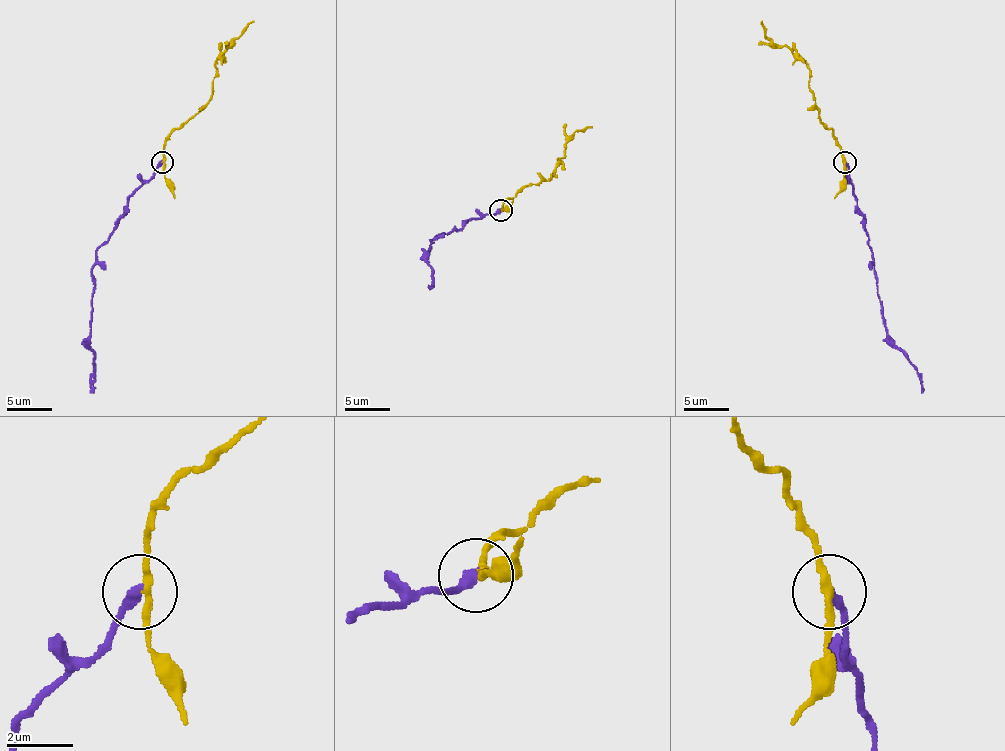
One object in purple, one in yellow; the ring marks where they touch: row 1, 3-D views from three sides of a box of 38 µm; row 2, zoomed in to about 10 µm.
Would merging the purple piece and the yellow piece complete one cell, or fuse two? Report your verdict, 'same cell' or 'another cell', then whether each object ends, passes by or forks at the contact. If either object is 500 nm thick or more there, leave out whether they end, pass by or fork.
another cell; purple ends; yellow passes by

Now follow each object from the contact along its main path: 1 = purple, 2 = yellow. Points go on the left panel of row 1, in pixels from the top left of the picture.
1: (161, 162), (157, 171), (127, 201), (127, 212), (96, 253), (91, 280), (93, 389), (89, 393)
2: (161, 162), (166, 138), (211, 97), (211, 81), (227, 45), (254, 20)

